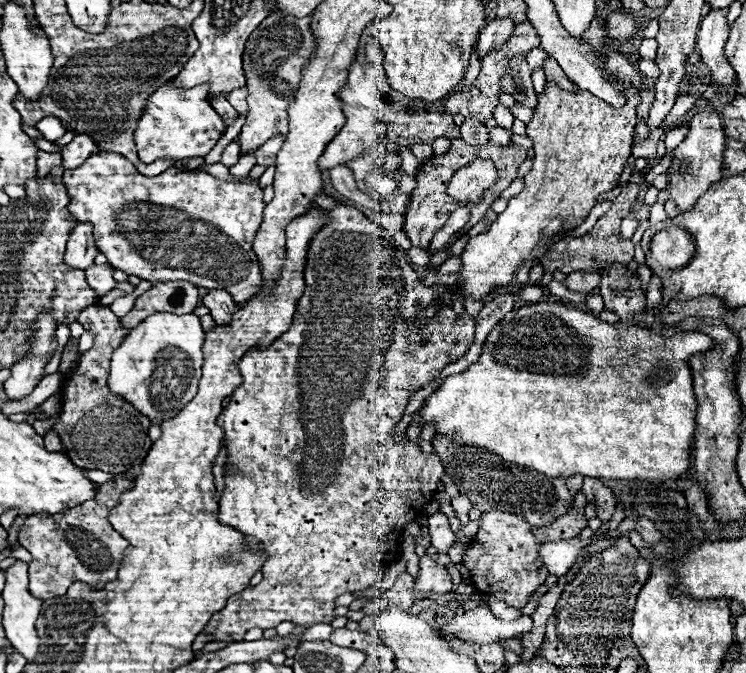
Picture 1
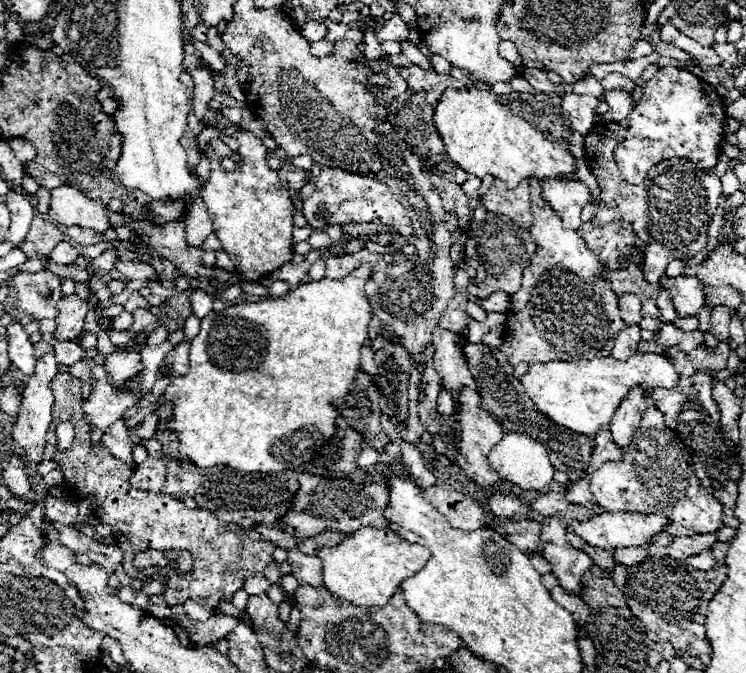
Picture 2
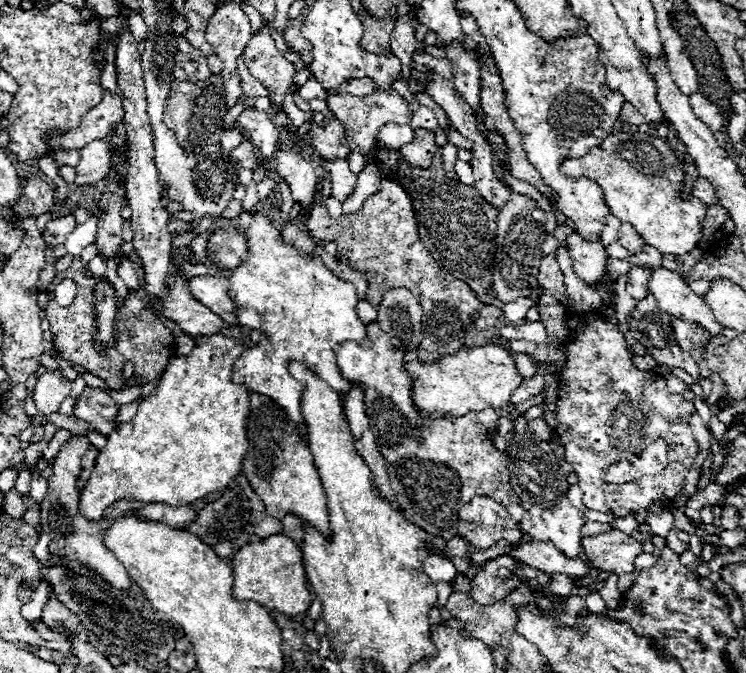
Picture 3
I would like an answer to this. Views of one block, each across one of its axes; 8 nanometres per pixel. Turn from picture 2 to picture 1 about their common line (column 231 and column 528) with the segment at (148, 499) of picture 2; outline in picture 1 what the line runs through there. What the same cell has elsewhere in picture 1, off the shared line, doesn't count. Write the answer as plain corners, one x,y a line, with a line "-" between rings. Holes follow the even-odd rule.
570,508
564,516
558,516
550,526
538,526
538,528
530,526
518,514
492,510
482,514
480,518
480,528
470,542
470,548
466,550
464,566
470,570
472,584
476,590
488,594
490,598
504,600
508,606
524,608
528,598
548,578
546,566
538,558
540,544
574,538
586,526
588,526
588,518
584,516
584,510
576,510
576,508

